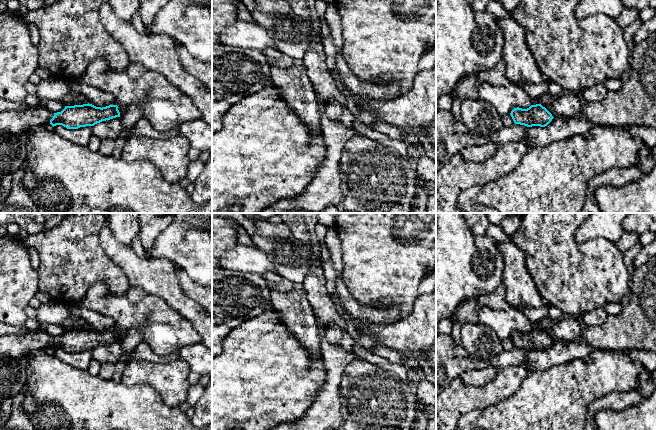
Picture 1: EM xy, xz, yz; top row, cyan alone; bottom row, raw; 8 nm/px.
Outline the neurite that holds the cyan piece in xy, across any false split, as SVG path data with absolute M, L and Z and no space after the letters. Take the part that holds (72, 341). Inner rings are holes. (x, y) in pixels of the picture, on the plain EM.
M92 328L65 330L61 336L53 337L45 330L24 334L4 335L0 337L0 427L4 425L11 413L15 396L25 386L29 374L30 353L32 351L51 348L62 349L67 353L94 350L102 345L120 341L117 329L96 331Z

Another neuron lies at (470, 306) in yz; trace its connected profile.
M471 298L463 301L459 306L453 316L451 316L454 324L460 322L472 322L478 323L479 309L477 307L477 298Z

